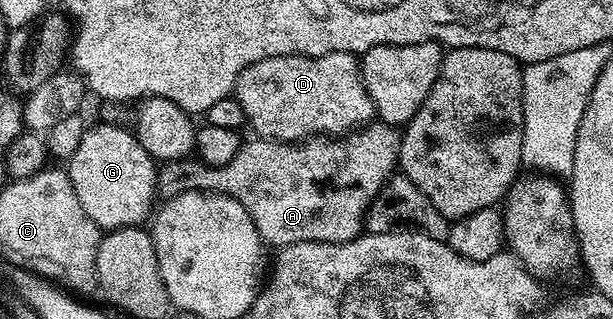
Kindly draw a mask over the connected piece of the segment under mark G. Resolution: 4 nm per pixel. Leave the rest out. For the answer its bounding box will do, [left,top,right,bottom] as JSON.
[66,123,157,230]

